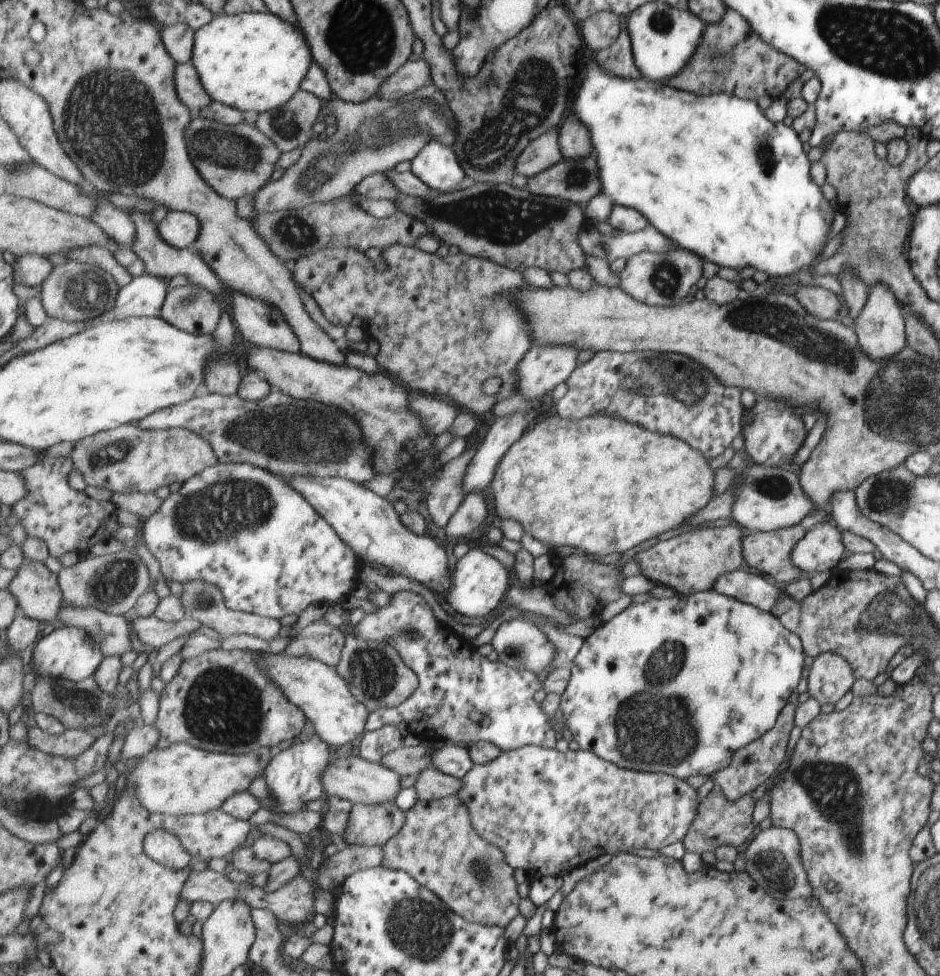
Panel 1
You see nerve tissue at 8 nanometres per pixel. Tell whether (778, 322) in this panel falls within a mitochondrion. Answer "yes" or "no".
yes

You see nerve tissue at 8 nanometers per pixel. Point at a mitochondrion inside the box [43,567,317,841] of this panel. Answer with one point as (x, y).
(222, 707)

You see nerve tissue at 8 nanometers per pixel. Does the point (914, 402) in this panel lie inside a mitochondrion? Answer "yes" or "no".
yes

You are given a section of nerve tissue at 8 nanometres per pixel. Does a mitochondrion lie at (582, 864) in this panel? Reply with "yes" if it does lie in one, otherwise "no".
no

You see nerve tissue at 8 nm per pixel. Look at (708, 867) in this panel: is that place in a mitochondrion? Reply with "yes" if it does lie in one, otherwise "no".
no

